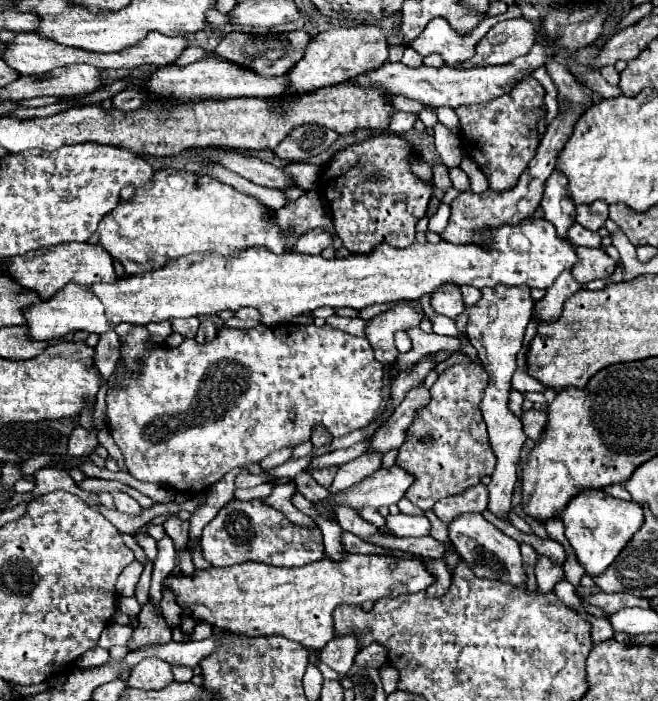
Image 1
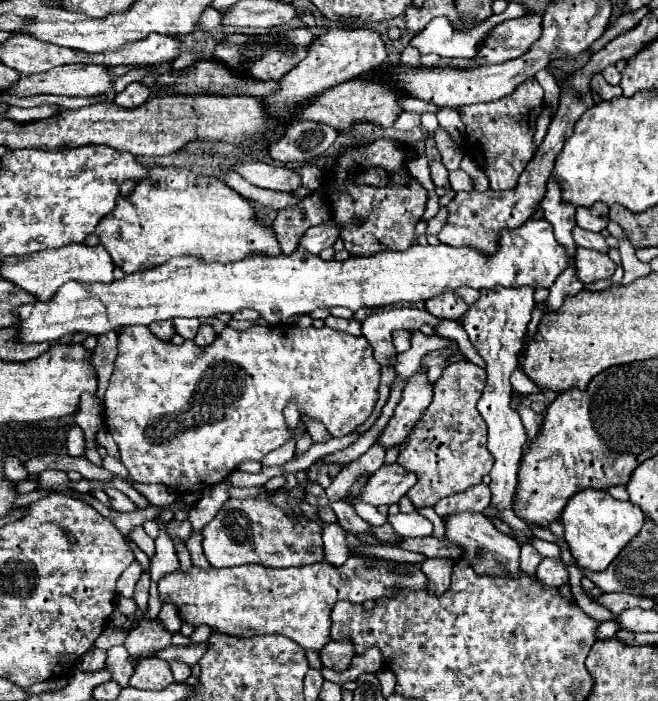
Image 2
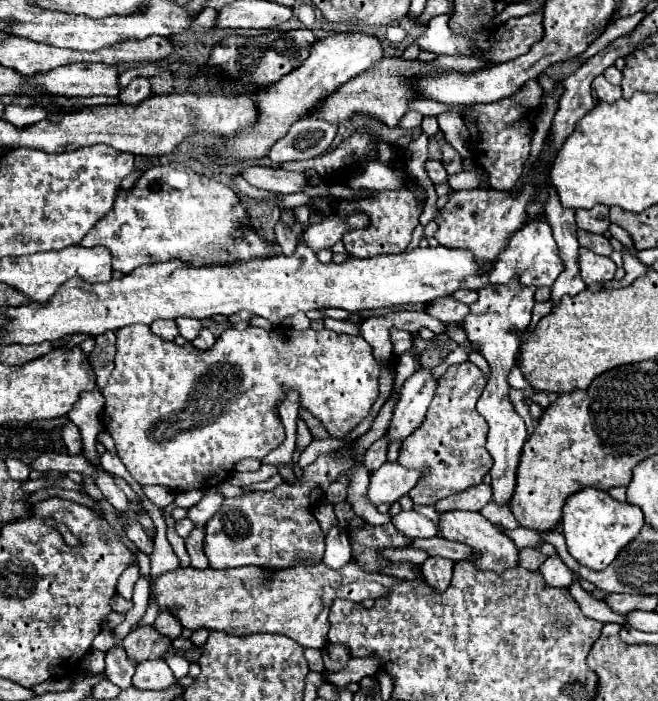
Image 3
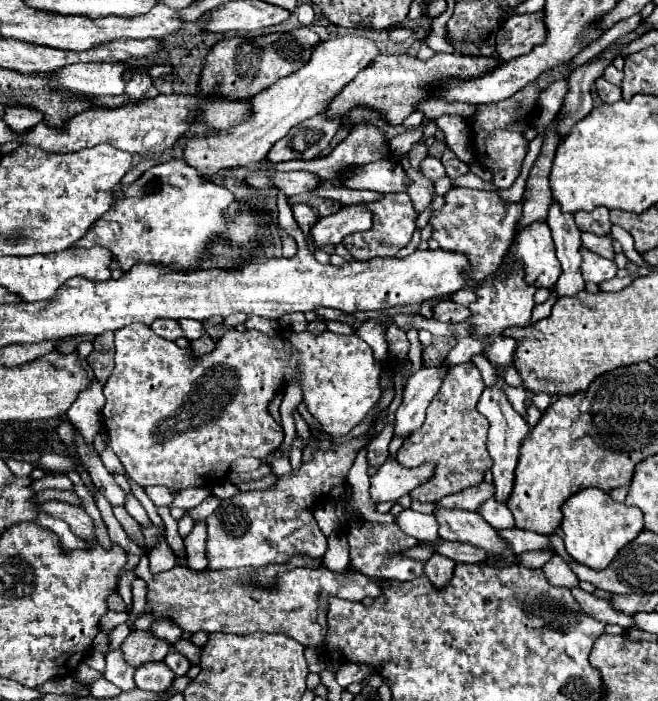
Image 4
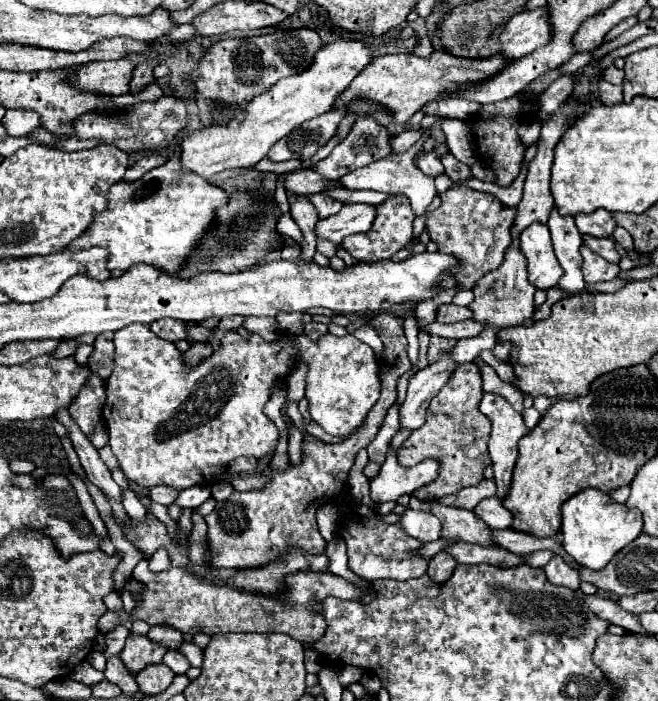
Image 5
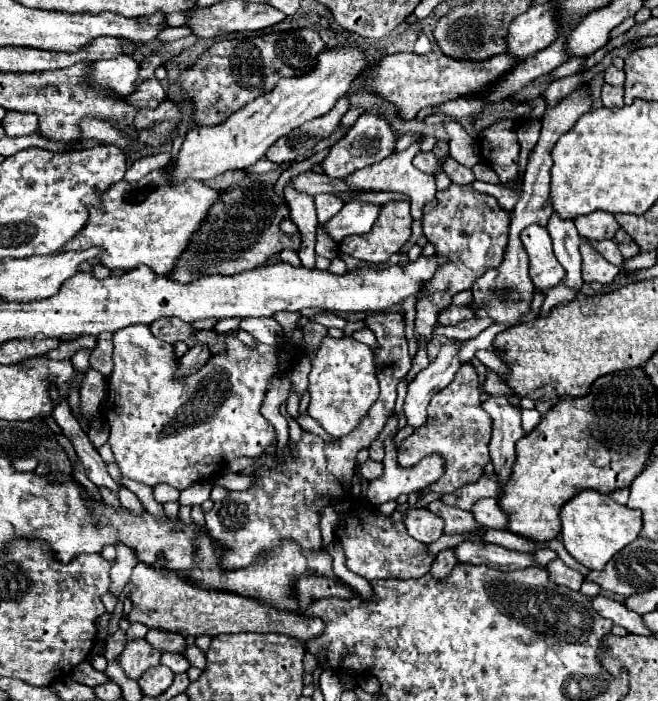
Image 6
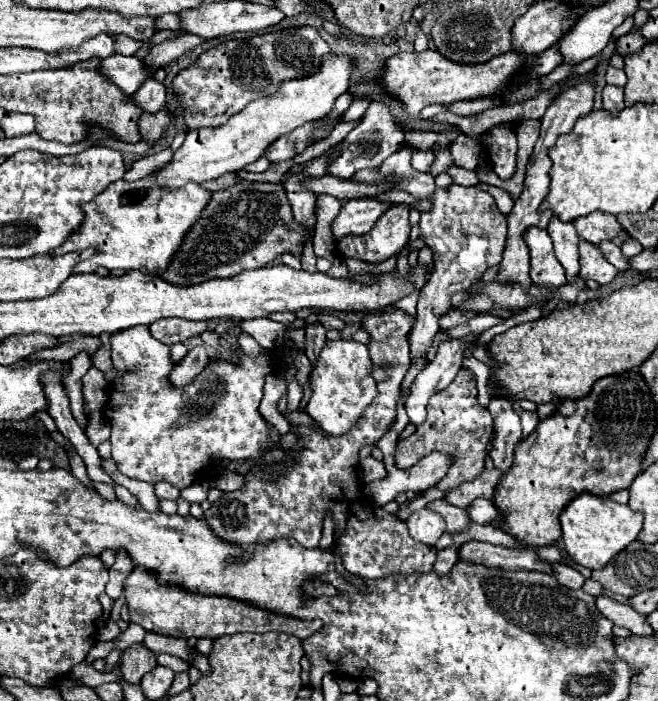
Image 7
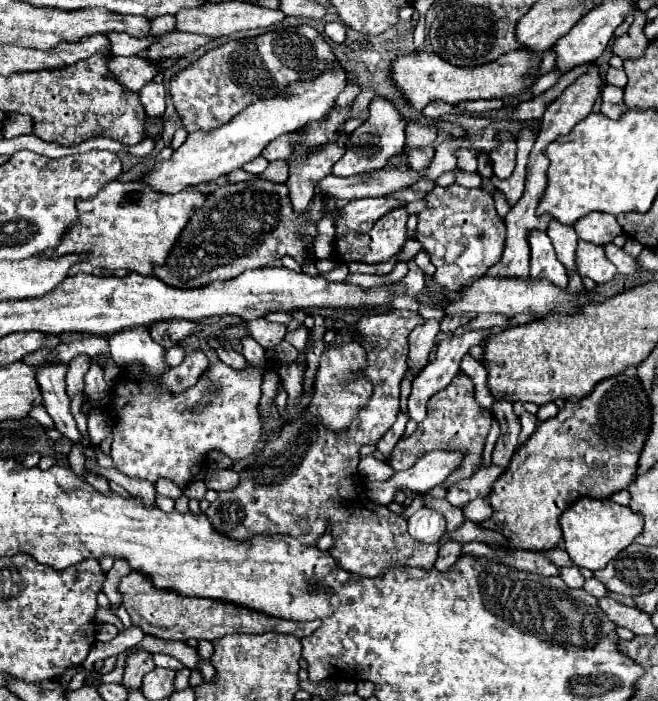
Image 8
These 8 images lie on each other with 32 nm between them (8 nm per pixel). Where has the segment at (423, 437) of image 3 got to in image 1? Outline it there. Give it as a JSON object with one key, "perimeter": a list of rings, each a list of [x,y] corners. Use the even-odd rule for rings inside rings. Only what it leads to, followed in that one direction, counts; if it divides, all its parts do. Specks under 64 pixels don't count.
{"perimeter":[[[474,362],[446,368],[430,388],[430,404],[418,412],[414,424],[408,428],[396,464],[416,478],[406,498],[418,508],[430,510],[438,500],[450,494],[462,494],[470,486],[480,484],[482,476],[494,470],[496,456],[490,448],[486,424],[478,408],[486,384],[486,370]]]}

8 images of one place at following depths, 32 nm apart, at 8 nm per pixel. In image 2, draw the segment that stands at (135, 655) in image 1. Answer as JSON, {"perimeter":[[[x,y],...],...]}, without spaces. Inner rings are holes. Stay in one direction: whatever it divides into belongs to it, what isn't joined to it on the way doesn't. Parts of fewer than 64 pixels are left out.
{"perimeter":[[[208,642],[190,644],[190,646],[174,646],[174,644],[170,644],[164,650],[158,650],[158,658],[162,658],[162,660],[172,660],[174,658],[174,660],[182,660],[182,662],[192,666],[202,658],[202,654],[206,652],[206,646],[208,646]]]}

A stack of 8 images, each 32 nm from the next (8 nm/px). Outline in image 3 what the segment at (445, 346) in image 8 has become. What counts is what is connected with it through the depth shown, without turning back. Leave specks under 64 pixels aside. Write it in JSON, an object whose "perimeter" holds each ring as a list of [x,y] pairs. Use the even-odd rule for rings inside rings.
{"perimeter":[[[420,368],[406,380],[400,402],[394,408],[394,416],[388,428],[390,440],[404,440],[422,424],[428,404],[436,392],[436,386],[438,380],[434,378],[432,370],[424,368]]]}

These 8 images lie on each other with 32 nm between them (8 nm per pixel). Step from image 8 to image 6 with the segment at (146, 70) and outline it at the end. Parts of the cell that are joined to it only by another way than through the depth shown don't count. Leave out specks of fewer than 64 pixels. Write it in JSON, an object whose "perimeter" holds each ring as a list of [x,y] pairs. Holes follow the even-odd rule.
{"perimeter":[[[114,56],[114,60],[98,60],[92,64],[92,80],[116,90],[120,96],[128,96],[136,90],[140,64],[132,56]]]}

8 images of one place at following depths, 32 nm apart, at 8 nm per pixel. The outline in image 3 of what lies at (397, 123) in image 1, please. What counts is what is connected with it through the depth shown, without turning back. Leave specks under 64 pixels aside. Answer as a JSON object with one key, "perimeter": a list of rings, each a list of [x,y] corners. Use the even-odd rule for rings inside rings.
{"perimeter":[[[408,112],[402,120],[400,120],[400,128],[404,128],[404,130],[414,130],[414,128],[418,128],[420,126],[420,122],[422,122],[422,114],[418,114],[418,112]]]}

